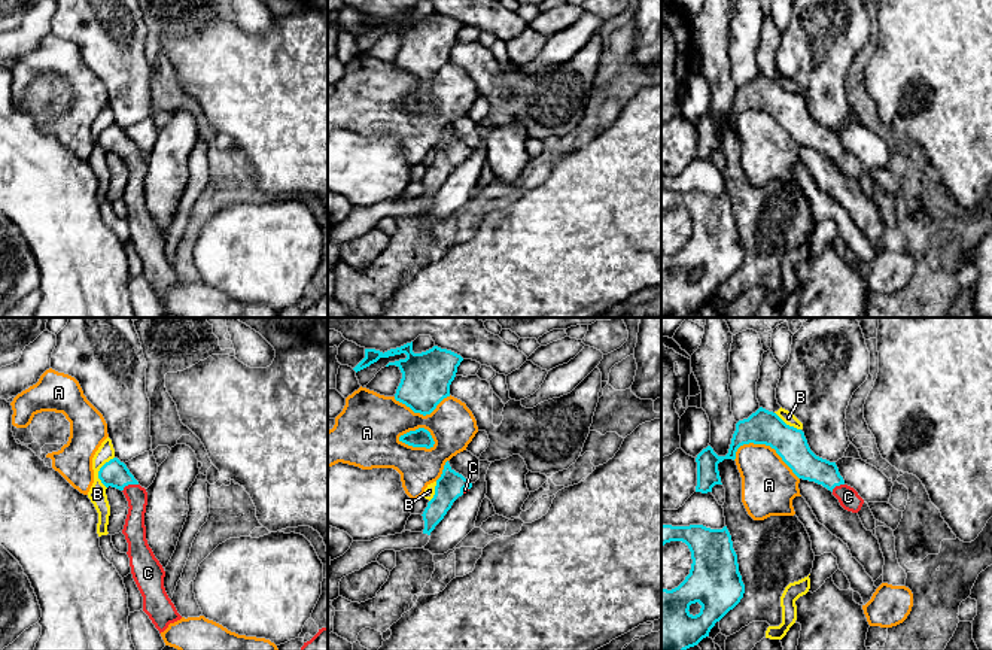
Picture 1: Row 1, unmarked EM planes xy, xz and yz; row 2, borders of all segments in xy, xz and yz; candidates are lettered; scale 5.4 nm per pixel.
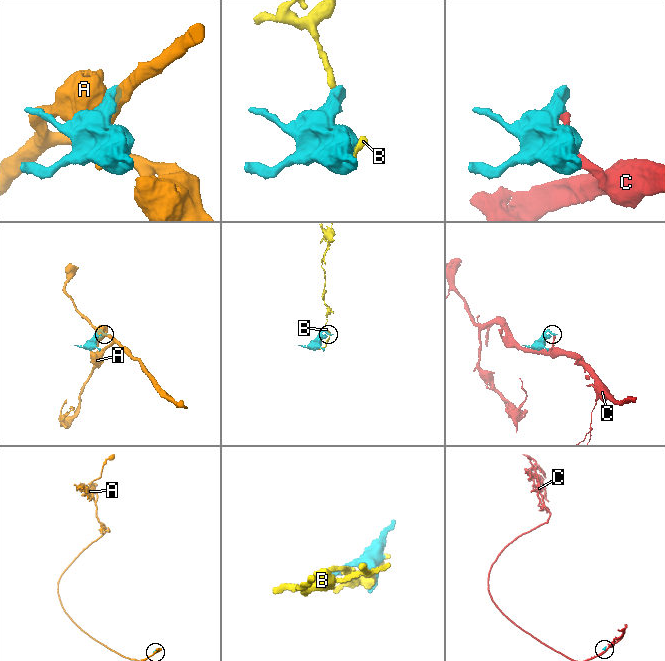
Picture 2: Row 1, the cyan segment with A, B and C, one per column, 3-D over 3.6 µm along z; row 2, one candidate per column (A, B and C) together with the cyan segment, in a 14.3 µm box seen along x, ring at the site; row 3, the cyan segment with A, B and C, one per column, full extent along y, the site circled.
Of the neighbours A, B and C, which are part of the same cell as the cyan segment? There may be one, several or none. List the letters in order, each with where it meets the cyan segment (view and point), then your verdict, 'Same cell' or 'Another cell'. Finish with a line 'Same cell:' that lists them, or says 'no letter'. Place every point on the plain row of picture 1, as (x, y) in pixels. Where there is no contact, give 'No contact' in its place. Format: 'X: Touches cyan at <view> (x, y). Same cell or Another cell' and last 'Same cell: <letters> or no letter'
A: Touches cyan at xz (417, 112). Another cell
B: Touches cyan at xy (99, 137). Another cell
C: Touches cyan at xy (128, 149). Same cell
Same cell: C

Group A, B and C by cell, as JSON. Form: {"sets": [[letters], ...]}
{"sets": [["A"], ["B"], ["C"]]}

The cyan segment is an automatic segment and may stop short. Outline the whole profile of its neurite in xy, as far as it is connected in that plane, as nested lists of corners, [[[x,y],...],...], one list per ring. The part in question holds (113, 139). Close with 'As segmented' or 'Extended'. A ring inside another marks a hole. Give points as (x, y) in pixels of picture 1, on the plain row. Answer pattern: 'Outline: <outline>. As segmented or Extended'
Outline: [[[118,124],[110,125],[100,134],[98,145],[106,154],[112,152],[122,157],[128,167],[130,174],[122,200],[128,209],[127,221],[131,240],[143,262],[143,277],[161,300],[182,282],[165,258],[165,237],[146,206],[147,158]]]. Extended

